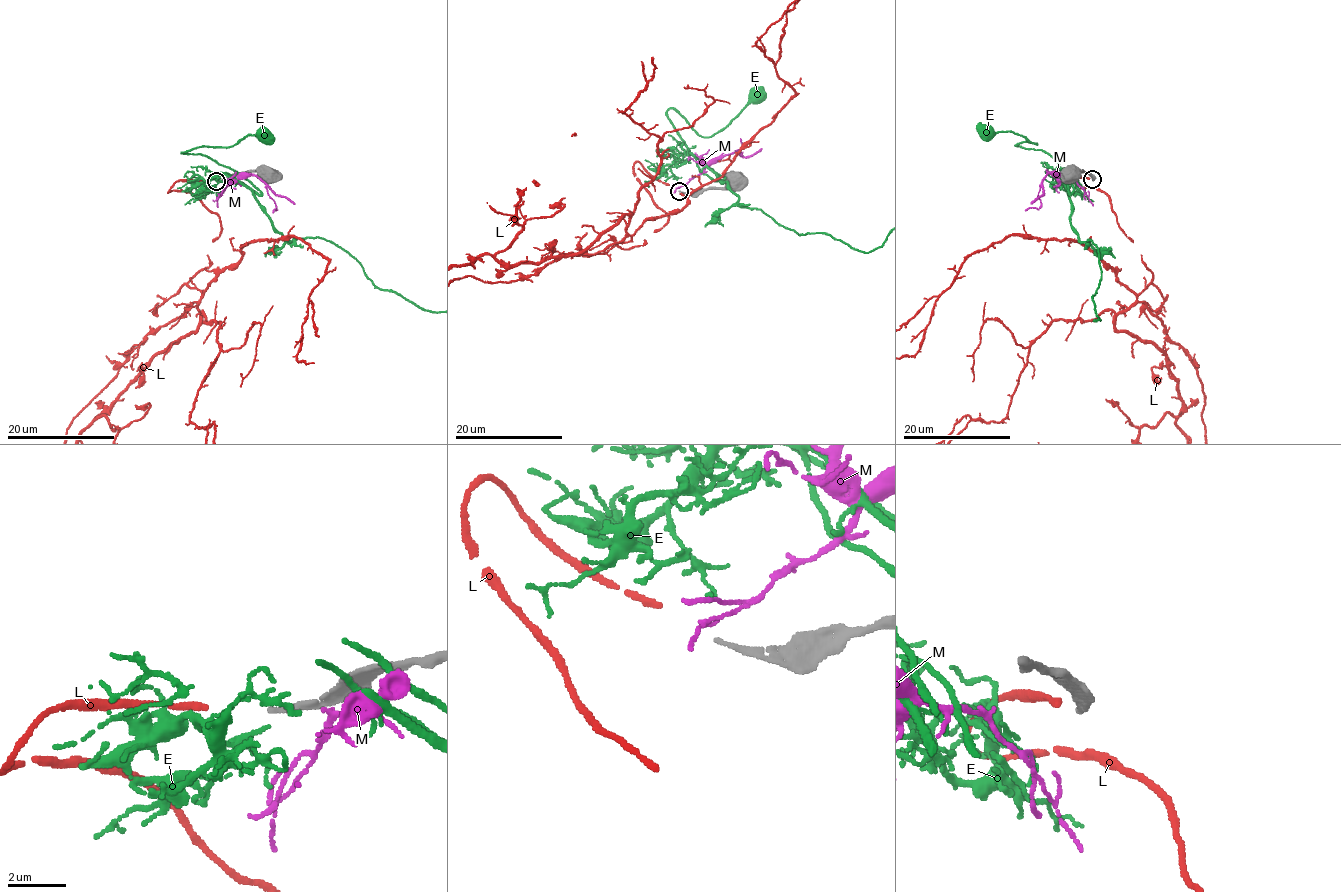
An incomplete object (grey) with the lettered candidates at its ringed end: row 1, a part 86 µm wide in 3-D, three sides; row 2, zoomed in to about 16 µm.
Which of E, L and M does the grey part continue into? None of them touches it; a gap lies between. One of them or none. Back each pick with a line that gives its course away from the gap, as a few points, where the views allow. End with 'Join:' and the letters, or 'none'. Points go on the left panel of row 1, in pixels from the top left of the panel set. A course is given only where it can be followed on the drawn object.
Join: L

